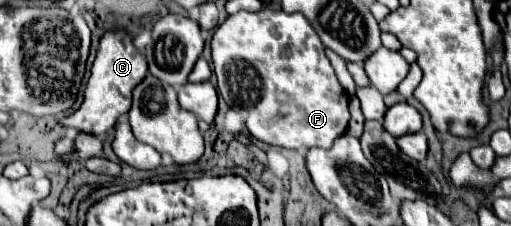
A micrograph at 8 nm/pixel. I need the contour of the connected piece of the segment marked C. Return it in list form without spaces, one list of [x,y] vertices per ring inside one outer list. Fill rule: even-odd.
[[[125,29],[107,31],[99,41],[99,51],[97,51],[95,63],[91,67],[91,77],[89,77],[89,83],[85,89],[85,101],[79,111],[65,117],[61,123],[65,127],[75,127],[77,131],[85,131],[85,133],[101,137],[107,129],[111,129],[117,123],[119,115],[129,111],[131,91],[137,83],[141,83],[145,73],[147,73],[145,55],[139,53],[137,47],[133,45],[129,31],[125,31]]]

